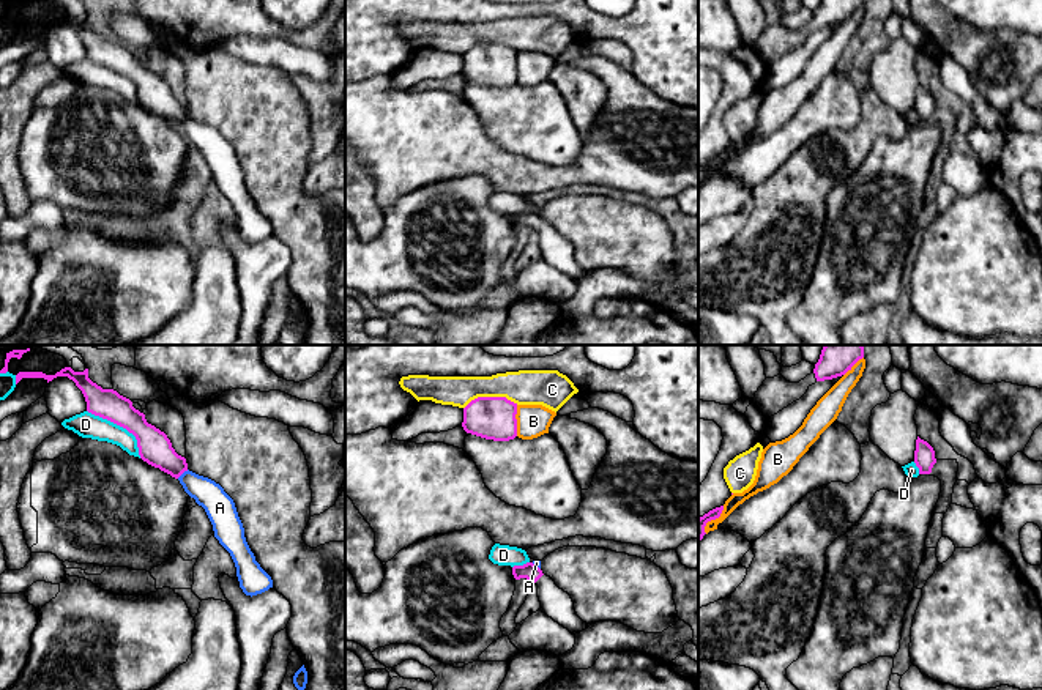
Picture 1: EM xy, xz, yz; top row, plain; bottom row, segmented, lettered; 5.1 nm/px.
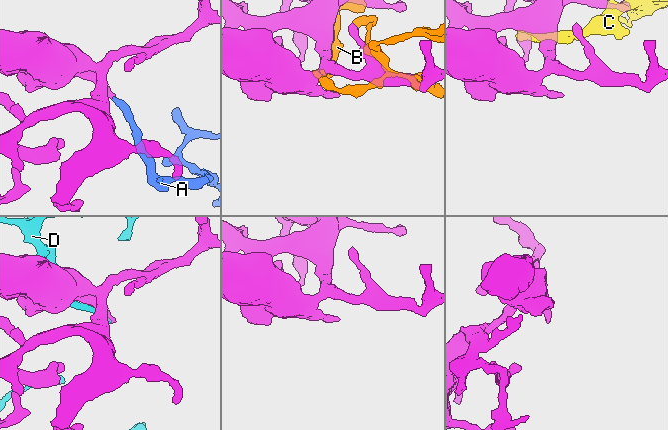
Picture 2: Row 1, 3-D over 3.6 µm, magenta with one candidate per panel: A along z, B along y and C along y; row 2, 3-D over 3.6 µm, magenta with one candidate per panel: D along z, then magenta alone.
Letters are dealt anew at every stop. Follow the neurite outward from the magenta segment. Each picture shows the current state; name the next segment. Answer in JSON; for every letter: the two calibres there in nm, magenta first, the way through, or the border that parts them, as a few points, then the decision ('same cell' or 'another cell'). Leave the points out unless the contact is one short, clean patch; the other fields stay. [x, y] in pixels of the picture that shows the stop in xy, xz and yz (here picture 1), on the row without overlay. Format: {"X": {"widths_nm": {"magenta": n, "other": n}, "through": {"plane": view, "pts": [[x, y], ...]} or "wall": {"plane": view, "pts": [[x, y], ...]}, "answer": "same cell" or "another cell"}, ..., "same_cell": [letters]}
{"A": {"widths_nm": {"magenta": 170, "other": 150}, "wall": {"plane": "xy", "pts": [[188, 117], [177, 125]]}, "answer": "another cell"}, "B": {"widths_nm": {"magenta": 220, "other": 160}, "answer": "another cell"}, "C": {"widths_nm": {"magenta": 220, "other": 180}, "answer": "another cell"}, "D": {"widths_nm": {"magenta": 170, "other": 130}, "answer": "another cell"}, "same_cell": []}

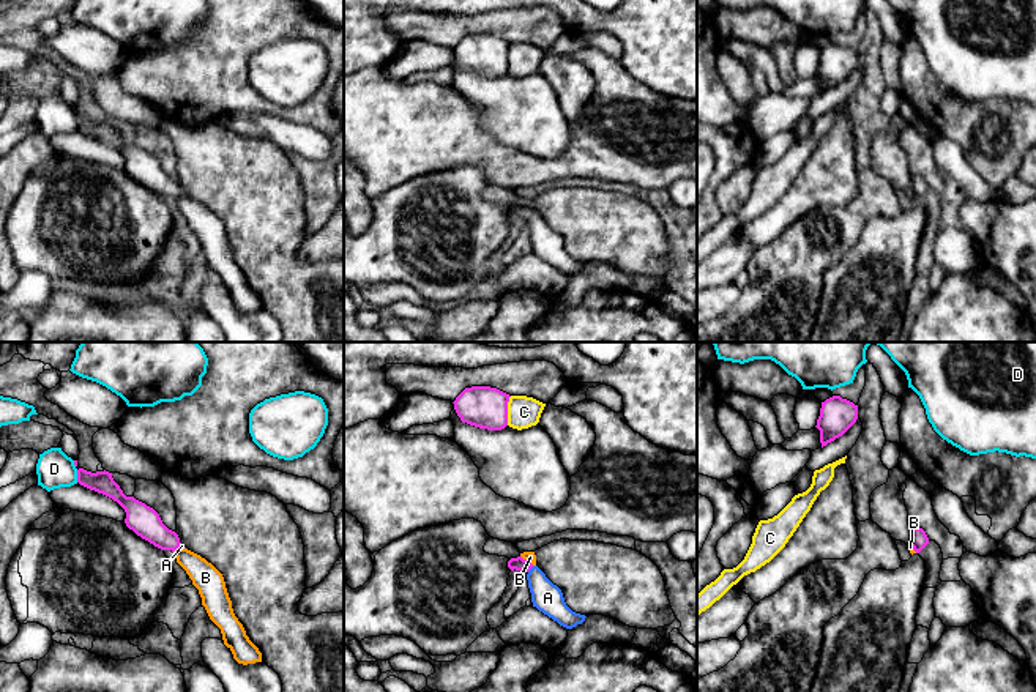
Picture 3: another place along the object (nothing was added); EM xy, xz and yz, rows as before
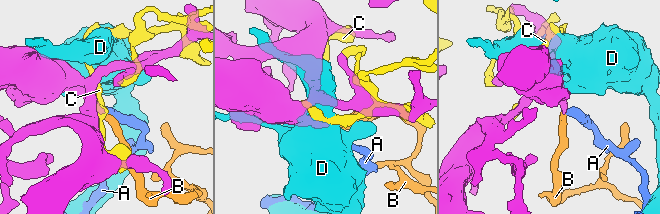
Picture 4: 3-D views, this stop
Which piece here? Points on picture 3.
{"A": {"widths_nm": {"magenta": 70, "other": 160}, "through": {"plane": "xz", "pts": [[519, 210], [530, 215], [547, 245]]}, "answer": "same cell"}, "B": {"widths_nm": {"magenta": 160, "other": 150}, "wall": {"plane": "xy", "pts": [[178, 194], [174, 197]]}, "answer": "another cell"}, "C": {"widths_nm": {"magenta": 220, "other": 160}, "answer": "another cell"}, "D": {"widths_nm": {"magenta": 110, "other": 190}, "answer": "another cell"}, "same_cell": ["A"]}

